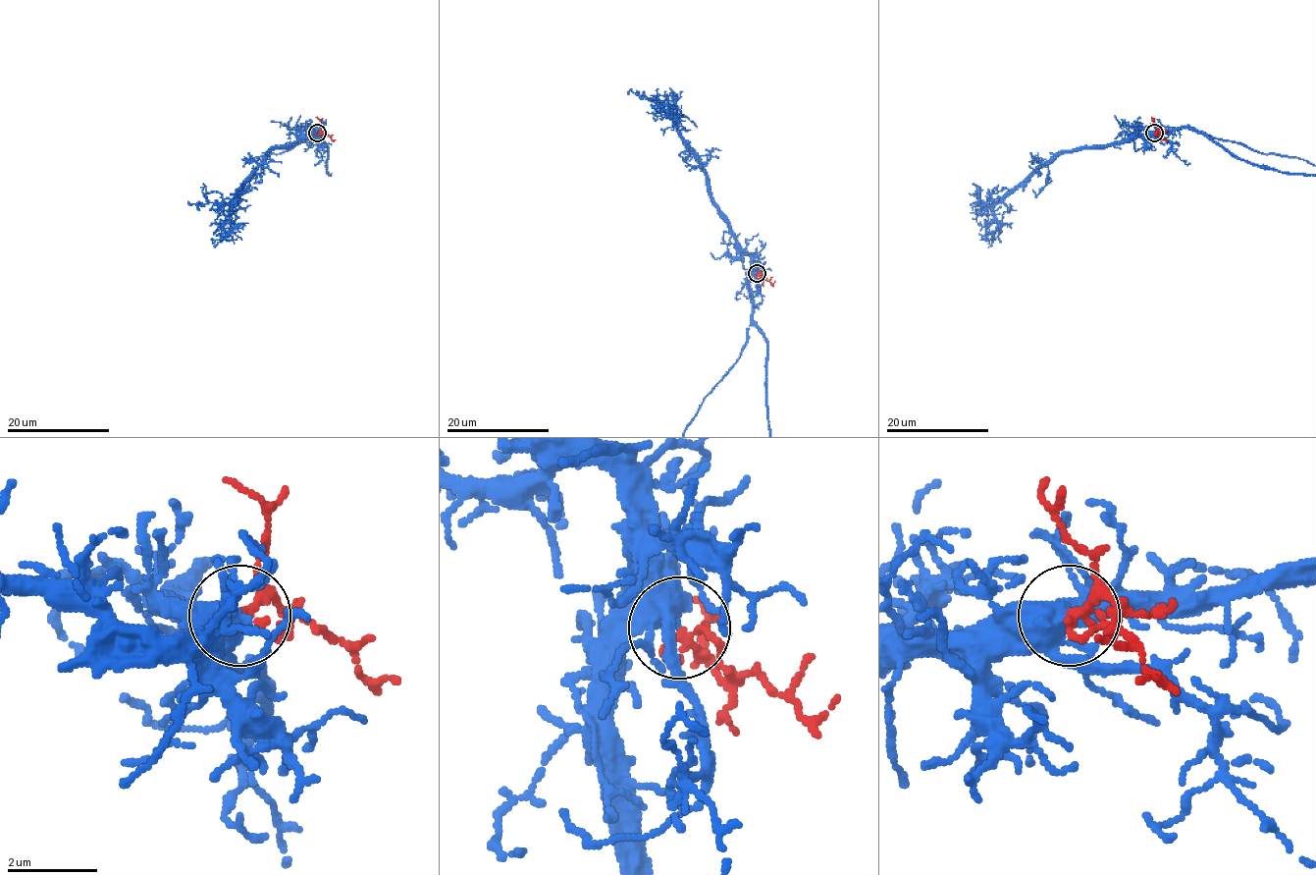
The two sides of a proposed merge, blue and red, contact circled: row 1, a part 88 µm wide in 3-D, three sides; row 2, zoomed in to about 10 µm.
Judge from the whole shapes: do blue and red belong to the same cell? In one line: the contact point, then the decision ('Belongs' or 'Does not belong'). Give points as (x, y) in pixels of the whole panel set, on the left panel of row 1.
Place: (317, 133). Belongs

